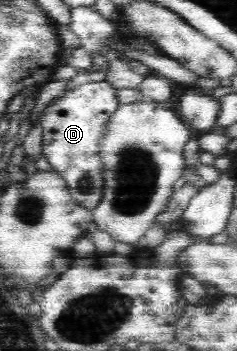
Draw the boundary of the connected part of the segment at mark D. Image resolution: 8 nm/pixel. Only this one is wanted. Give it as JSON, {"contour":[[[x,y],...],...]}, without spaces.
{"contour":[[[106,80],[89,81],[78,84],[61,98],[53,100],[39,117],[42,125],[42,154],[60,177],[64,178],[71,196],[86,209],[93,210],[104,193],[104,166],[100,161],[97,146],[100,145],[108,121],[118,105],[118,90],[112,84]]]}

